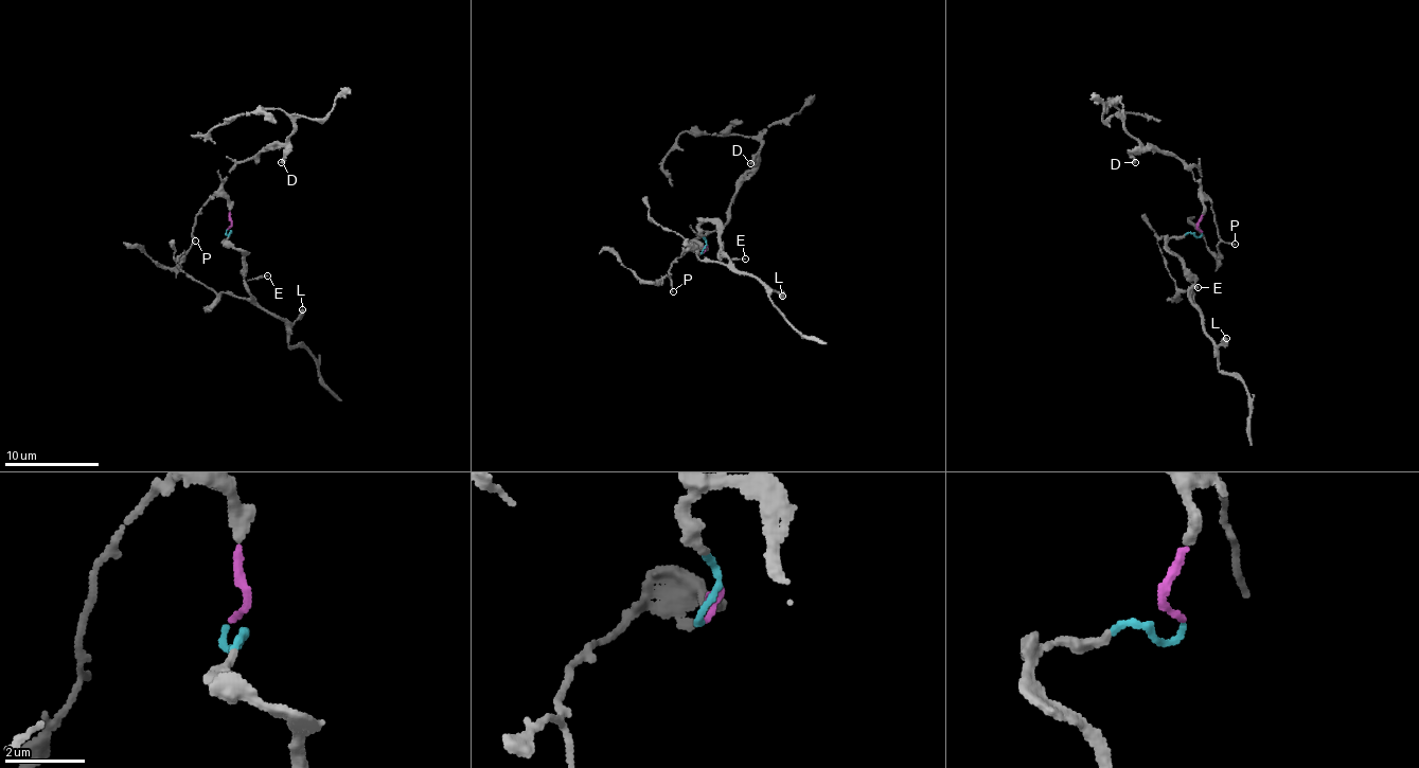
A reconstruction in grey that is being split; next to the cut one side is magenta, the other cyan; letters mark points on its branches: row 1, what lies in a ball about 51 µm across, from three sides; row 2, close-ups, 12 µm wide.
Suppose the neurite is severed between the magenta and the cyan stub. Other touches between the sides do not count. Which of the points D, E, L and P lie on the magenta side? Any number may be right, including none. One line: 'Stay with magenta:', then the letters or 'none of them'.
Stay with magenta: D, P

